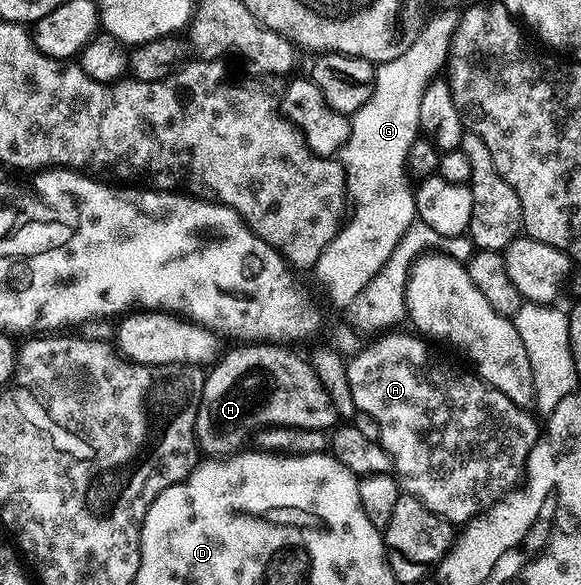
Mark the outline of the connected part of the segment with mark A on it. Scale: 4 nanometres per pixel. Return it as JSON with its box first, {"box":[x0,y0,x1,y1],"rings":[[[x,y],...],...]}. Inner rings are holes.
{"box":[346,330,540,526],"rings":[[[390,330],[385,334],[379,335],[377,338],[374,338],[379,338],[379,340],[372,341],[371,344],[363,350],[363,352],[358,352],[354,357],[352,355],[349,357],[346,369],[348,370],[348,386],[352,386],[352,398],[354,399],[355,409],[357,409],[357,411],[359,412],[363,412],[364,414],[372,414],[372,418],[376,418],[376,422],[380,426],[380,443],[387,455],[390,456],[390,460],[393,464],[392,472],[400,485],[401,491],[405,493],[405,495],[414,496],[420,502],[424,502],[424,506],[428,506],[428,510],[432,510],[436,514],[440,514],[444,519],[449,520],[451,524],[455,526],[465,525],[467,520],[472,520],[476,516],[483,515],[483,513],[489,510],[490,507],[495,504],[495,502],[502,499],[502,497],[505,496],[507,492],[511,491],[511,489],[513,489],[515,485],[517,485],[519,481],[523,479],[526,470],[526,459],[528,458],[528,454],[532,450],[532,446],[534,445],[534,443],[536,443],[536,441],[538,441],[540,435],[539,421],[537,424],[537,422],[529,416],[531,413],[527,411],[527,409],[518,406],[516,402],[512,400],[512,398],[508,398],[508,394],[502,394],[500,390],[493,388],[491,384],[481,380],[479,376],[477,376],[477,374],[475,374],[473,371],[467,370],[467,372],[465,372],[464,369],[457,368],[456,365],[449,364],[449,362],[446,360],[441,360],[441,358],[438,357],[437,354],[429,348],[429,346],[431,347],[431,345],[427,343],[427,341],[423,339],[421,335],[413,334],[414,336],[409,336],[409,334],[406,332],[398,331],[400,330]]]}

